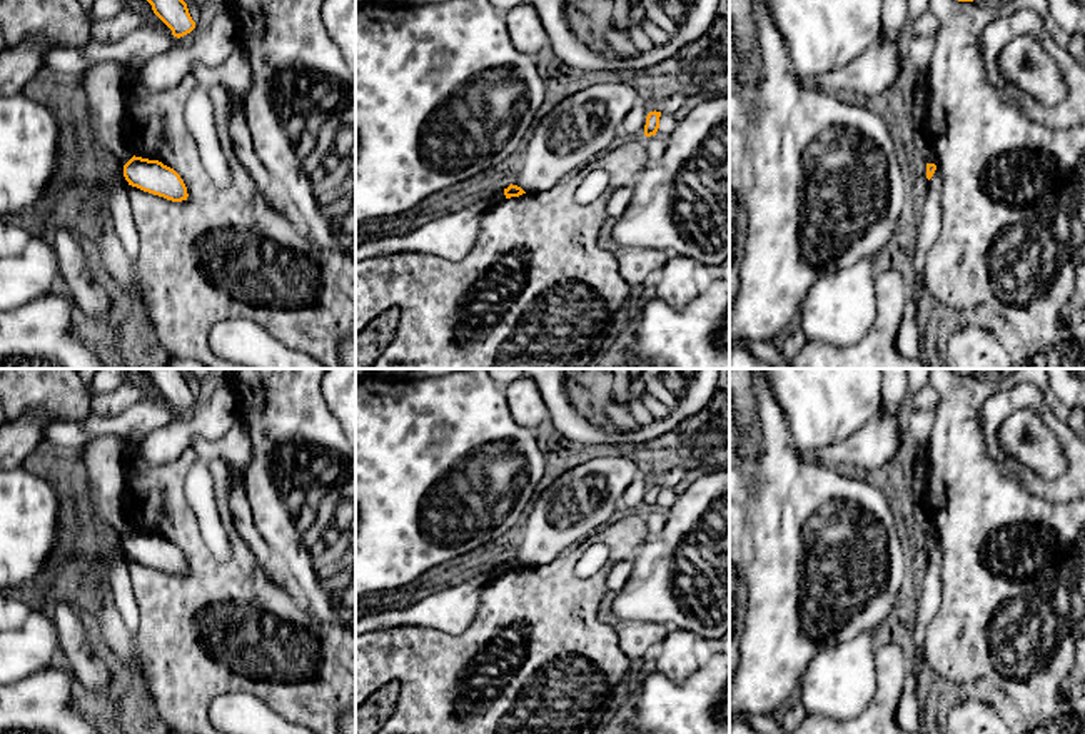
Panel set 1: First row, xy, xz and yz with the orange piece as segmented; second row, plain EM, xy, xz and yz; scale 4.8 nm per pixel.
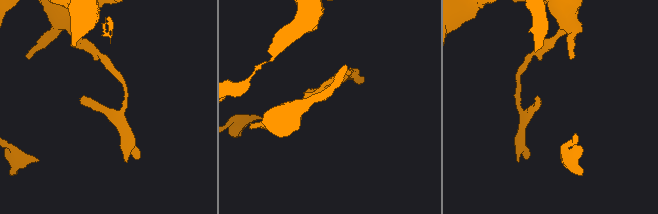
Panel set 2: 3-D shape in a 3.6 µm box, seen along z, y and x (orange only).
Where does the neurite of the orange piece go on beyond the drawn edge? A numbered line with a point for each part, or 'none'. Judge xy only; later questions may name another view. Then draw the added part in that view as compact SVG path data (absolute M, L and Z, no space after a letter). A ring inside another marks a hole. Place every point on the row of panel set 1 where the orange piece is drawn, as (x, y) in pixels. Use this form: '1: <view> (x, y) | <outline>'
none

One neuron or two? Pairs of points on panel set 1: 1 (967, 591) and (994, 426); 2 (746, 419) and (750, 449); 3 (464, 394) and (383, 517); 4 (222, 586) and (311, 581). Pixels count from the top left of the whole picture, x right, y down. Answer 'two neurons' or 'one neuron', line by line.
1: two neurons
2: one neuron
3: one neuron
4: two neurons

